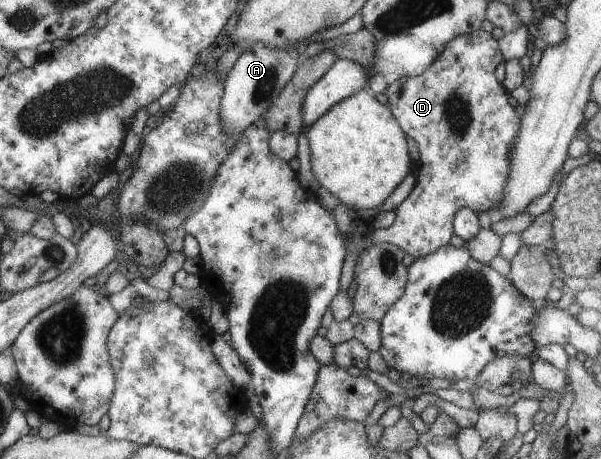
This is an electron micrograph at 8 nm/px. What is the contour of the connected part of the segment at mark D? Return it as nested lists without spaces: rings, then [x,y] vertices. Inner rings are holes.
[[[478,29],[472,33],[466,33],[465,35],[458,35],[450,40],[445,48],[441,51],[440,55],[432,61],[430,66],[420,75],[417,76],[400,76],[399,78],[388,80],[386,91],[384,91],[384,97],[390,109],[392,110],[393,116],[397,118],[398,125],[401,126],[402,131],[414,140],[414,143],[418,145],[418,153],[420,154],[420,160],[417,163],[418,173],[416,173],[415,182],[413,187],[408,193],[408,196],[398,205],[393,211],[396,217],[389,227],[386,229],[375,229],[372,228],[368,232],[366,243],[370,241],[372,245],[376,243],[390,243],[396,245],[410,255],[410,259],[418,258],[420,256],[428,255],[442,247],[442,245],[448,244],[450,237],[453,233],[453,219],[454,213],[462,207],[471,209],[475,214],[482,211],[488,212],[490,215],[494,215],[498,209],[498,203],[502,201],[502,193],[505,192],[506,177],[508,177],[510,167],[510,151],[514,147],[518,137],[518,129],[521,128],[518,123],[518,115],[514,113],[514,109],[508,105],[508,95],[504,91],[503,85],[500,85],[496,79],[494,79],[494,67],[498,63],[502,63],[502,55],[500,55],[500,49],[498,49],[498,40],[492,37],[491,32],[486,32]]]

